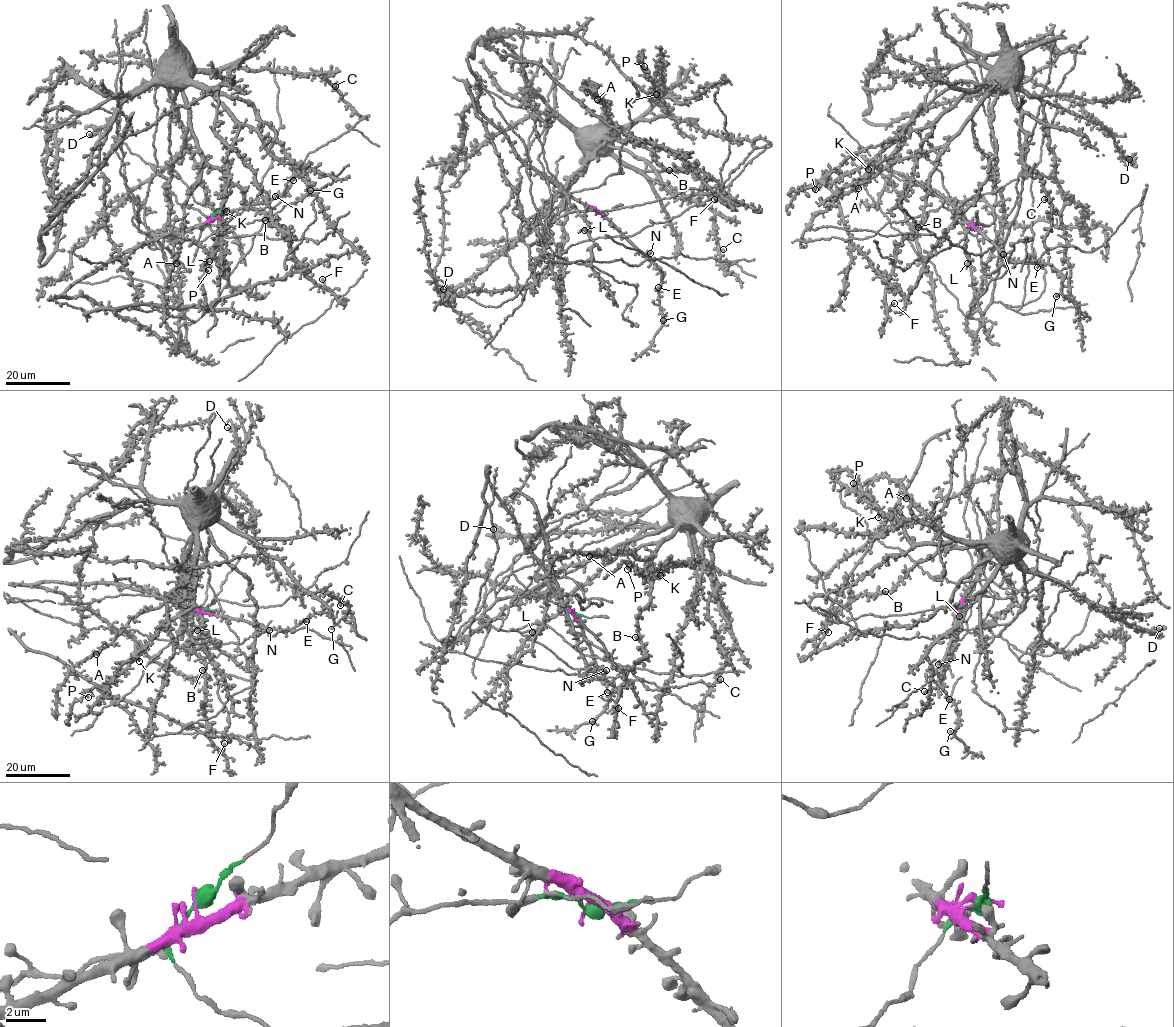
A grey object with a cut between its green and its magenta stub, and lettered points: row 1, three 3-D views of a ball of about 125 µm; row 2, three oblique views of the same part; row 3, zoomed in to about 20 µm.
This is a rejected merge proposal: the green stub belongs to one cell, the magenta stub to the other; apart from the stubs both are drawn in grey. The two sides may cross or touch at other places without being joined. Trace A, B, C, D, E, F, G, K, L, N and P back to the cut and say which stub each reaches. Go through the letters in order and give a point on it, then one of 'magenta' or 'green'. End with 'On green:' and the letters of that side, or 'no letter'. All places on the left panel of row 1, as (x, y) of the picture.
A: at (176, 263); green
B: at (265, 220); green
C: at (335, 86); green
D: at (89, 134); green
E: at (293, 180); magenta
F: at (322, 279); green
G: at (310, 190); magenta
K: at (226, 211); green
L: at (209, 261); magenta
N: at (275, 196); magenta
P: at (208, 270); green
On green: A, B, C, D, F, K, P

